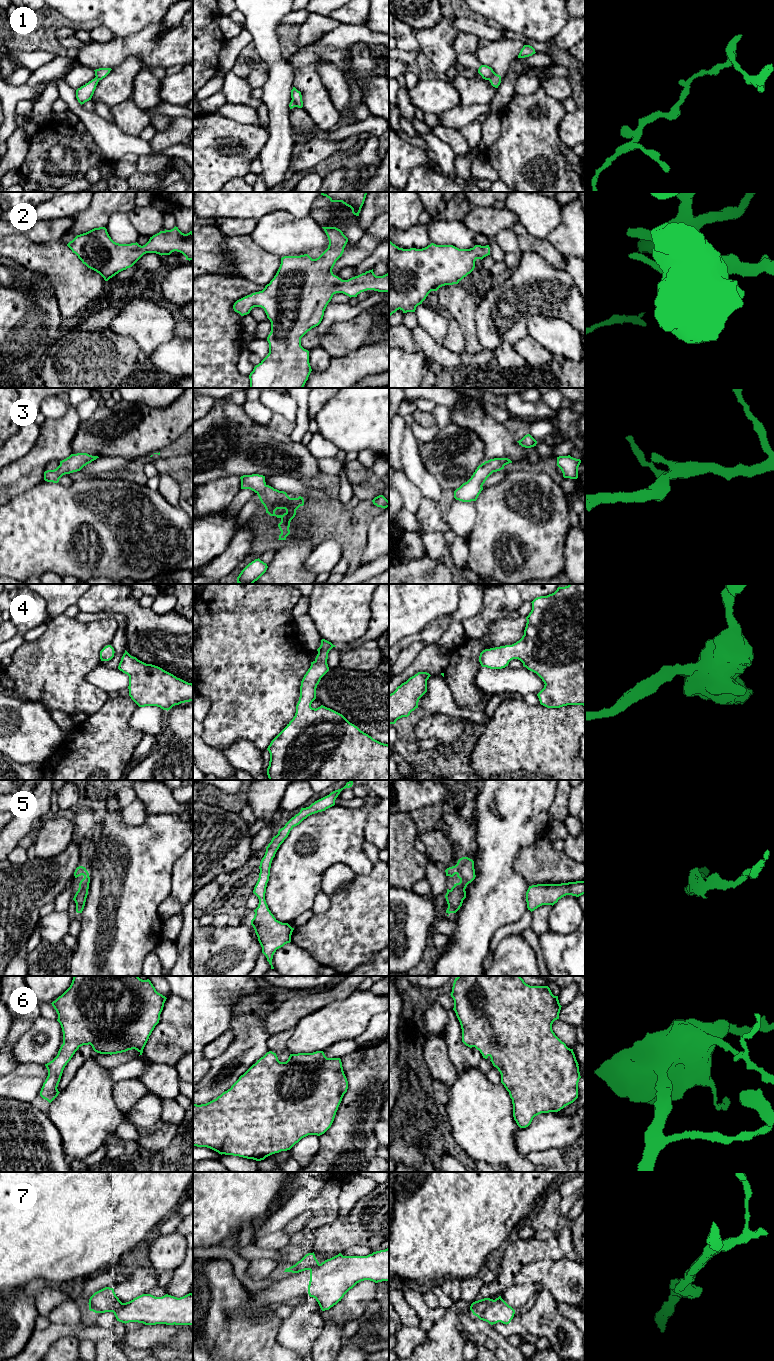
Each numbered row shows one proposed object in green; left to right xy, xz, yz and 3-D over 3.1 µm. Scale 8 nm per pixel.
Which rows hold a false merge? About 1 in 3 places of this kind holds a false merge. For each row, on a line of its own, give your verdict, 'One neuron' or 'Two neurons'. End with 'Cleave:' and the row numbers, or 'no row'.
1: Two neurons
2: One neuron
3: One neuron
4: One neuron
5: One neuron
6: One neuron
7: Two neurons
Cleave: 1, 7

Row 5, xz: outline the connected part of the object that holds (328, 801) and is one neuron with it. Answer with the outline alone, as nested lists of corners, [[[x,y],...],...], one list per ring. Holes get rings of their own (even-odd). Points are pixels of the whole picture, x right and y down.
[[[350,780],[343,788],[331,792],[329,795],[312,803],[309,807],[301,808],[298,814],[292,817],[283,828],[279,829],[278,834],[272,838],[271,842],[266,847],[265,855],[259,866],[259,878],[253,890],[253,893],[259,899],[259,904],[254,910],[255,915],[251,920],[251,925],[262,947],[262,953],[266,956],[267,961],[271,965],[271,969],[274,969],[272,965],[274,953],[277,949],[291,942],[291,935],[294,930],[288,923],[282,923],[274,917],[265,900],[272,860],[280,845],[295,826],[299,825],[308,816],[325,811],[334,806],[335,800],[340,792],[345,788],[352,787],[352,785],[353,781]]]

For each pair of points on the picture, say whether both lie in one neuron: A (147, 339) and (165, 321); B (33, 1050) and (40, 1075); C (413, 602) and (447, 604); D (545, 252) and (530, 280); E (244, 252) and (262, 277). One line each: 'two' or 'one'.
A: one
B: two
C: one
D: two
E: one

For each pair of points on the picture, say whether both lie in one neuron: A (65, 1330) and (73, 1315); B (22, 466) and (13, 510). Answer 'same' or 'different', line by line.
A: different
B: different

